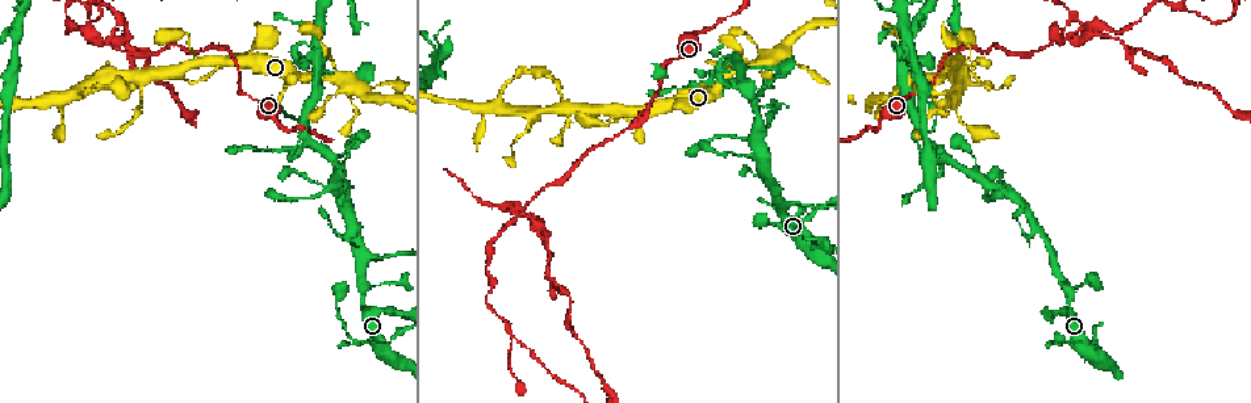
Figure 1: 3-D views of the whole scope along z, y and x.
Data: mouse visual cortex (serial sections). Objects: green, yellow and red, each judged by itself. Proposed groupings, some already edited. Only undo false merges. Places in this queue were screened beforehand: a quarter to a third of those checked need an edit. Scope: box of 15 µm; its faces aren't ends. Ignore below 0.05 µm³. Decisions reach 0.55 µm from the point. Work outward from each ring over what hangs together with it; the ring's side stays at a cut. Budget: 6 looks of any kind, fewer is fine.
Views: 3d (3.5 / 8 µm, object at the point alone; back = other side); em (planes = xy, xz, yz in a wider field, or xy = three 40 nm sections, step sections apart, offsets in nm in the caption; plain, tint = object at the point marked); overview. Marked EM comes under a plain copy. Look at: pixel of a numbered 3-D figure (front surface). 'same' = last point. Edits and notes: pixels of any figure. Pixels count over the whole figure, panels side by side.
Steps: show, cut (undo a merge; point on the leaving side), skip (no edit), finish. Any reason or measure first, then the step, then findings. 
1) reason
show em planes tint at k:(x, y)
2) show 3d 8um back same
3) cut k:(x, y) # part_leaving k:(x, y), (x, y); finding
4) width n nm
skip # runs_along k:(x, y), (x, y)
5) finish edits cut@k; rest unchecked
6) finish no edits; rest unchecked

show 3d 3.5um at 1:(1007, 194)

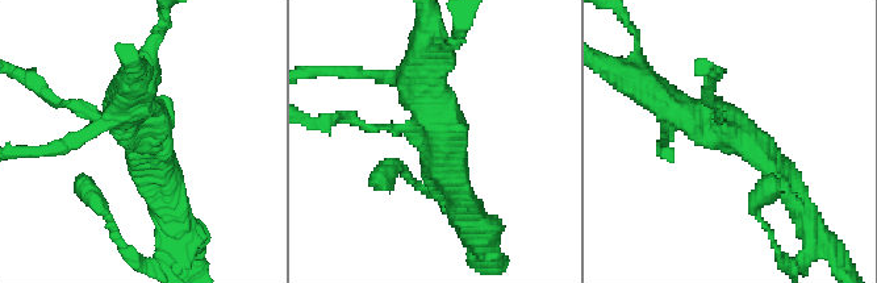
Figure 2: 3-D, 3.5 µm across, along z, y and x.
arms 3; arm_widths 150, 350, 400 nm
show em planes tint at 2:(736, 132)

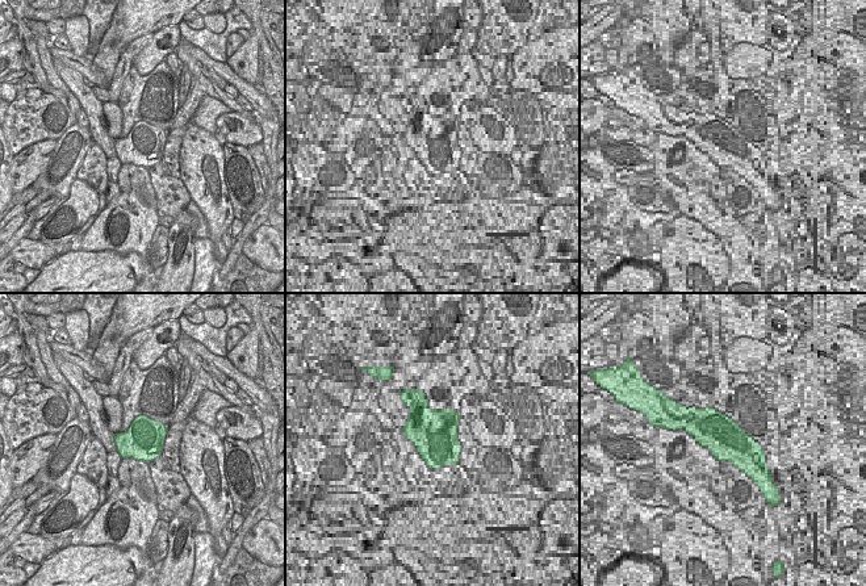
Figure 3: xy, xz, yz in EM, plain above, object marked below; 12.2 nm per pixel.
width 480 nm
skip # runs_along 2:(796, 194), (746, 137), (665, 102); continuous, no second cell

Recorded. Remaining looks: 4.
thin arm on a thick one
show 3d 3.5um at 1:(308, 136)

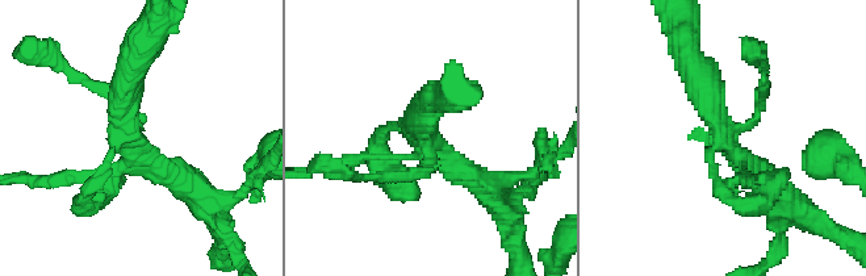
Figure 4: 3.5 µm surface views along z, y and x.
skip # runs_along 4:(766, 180), (727, 139), (689, 55); continuous, no second cell

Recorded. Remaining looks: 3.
a narrow waist
show 3d 3.5um at 1:(342, 179)

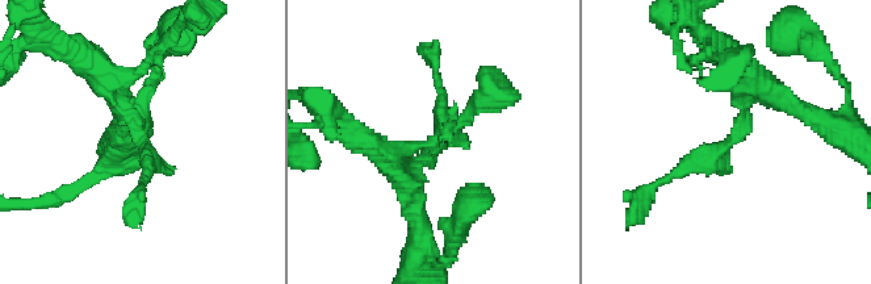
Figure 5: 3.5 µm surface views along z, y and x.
show em xy step 1 tint at 5:(443, 145)

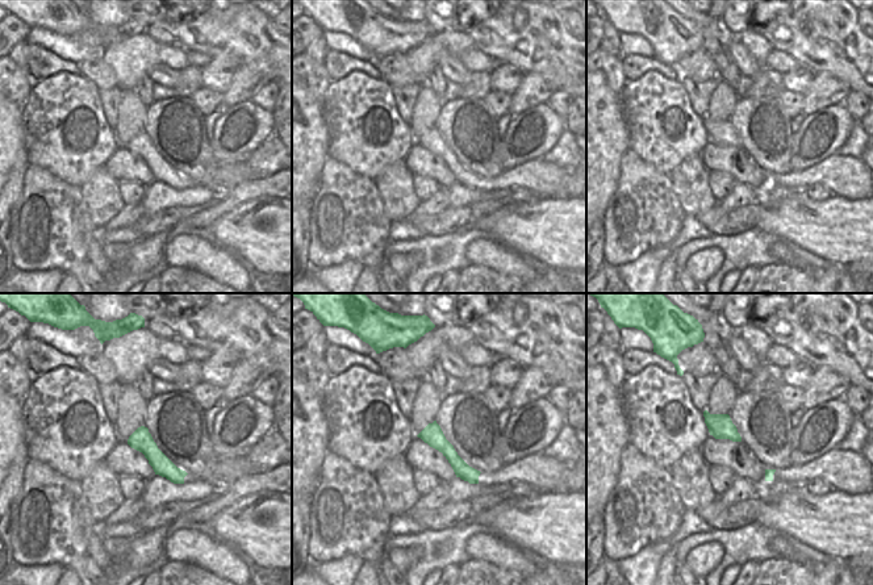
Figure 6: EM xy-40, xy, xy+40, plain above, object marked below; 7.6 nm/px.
cut 5:(689, 167) # border 6:(727, 414), (726, 430), (713, 435); two cells meet here

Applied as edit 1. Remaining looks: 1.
finish edits cut@5; rest unchecked

